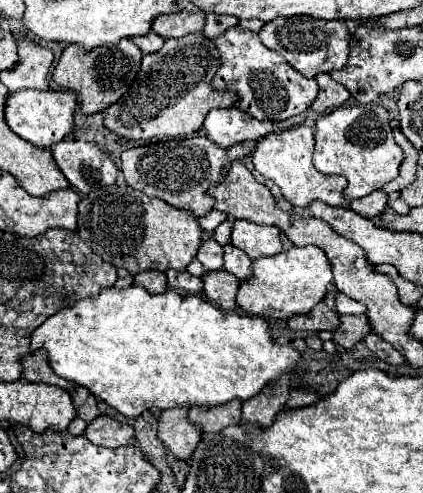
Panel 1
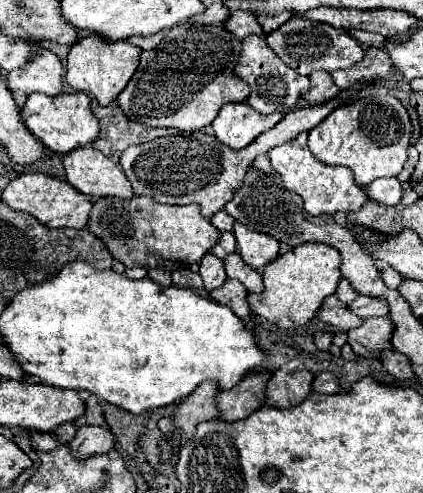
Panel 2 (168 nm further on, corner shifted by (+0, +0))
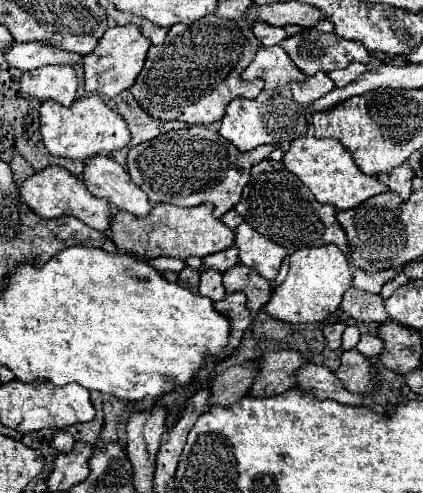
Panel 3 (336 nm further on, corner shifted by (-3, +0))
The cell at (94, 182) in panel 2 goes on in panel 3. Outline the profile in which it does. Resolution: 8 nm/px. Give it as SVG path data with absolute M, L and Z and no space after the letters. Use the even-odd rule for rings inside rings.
M95 155L85 161L83 181L95 197L103 197L115 211L127 211L145 217L151 211L147 195L131 181L129 173L107 155Z

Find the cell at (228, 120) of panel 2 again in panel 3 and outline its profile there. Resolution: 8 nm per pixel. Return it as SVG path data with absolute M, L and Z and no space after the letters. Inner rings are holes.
M273 95L265 99L233 99L227 105L227 111L221 119L221 137L231 141L239 151L251 151L259 145L285 145L309 131L311 123L305 107L295 103L293 99L283 99L281 95Z

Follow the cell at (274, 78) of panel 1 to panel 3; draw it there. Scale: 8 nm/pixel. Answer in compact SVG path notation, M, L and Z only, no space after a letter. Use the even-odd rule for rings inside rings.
M275 45L259 49L249 67L241 73L241 79L263 79L265 89L273 93L289 85L291 81L303 81L305 75L303 71L299 71L299 67L295 67L295 63L291 63L291 57L287 57L285 51L279 45Z

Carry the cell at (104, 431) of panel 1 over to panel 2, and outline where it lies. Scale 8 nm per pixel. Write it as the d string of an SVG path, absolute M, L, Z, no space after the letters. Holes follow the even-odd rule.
M84 425L78 429L72 441L72 455L84 459L90 453L106 453L114 449L114 445L116 445L116 437L106 427Z

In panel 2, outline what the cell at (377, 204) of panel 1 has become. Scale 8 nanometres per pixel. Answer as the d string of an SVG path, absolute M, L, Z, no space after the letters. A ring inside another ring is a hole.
M396 177L390 179L376 179L366 187L366 193L370 201L386 203L386 205L396 205L402 197L402 185Z

